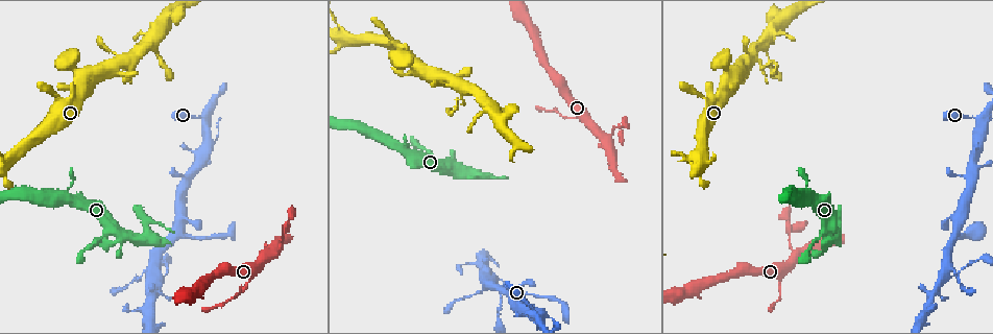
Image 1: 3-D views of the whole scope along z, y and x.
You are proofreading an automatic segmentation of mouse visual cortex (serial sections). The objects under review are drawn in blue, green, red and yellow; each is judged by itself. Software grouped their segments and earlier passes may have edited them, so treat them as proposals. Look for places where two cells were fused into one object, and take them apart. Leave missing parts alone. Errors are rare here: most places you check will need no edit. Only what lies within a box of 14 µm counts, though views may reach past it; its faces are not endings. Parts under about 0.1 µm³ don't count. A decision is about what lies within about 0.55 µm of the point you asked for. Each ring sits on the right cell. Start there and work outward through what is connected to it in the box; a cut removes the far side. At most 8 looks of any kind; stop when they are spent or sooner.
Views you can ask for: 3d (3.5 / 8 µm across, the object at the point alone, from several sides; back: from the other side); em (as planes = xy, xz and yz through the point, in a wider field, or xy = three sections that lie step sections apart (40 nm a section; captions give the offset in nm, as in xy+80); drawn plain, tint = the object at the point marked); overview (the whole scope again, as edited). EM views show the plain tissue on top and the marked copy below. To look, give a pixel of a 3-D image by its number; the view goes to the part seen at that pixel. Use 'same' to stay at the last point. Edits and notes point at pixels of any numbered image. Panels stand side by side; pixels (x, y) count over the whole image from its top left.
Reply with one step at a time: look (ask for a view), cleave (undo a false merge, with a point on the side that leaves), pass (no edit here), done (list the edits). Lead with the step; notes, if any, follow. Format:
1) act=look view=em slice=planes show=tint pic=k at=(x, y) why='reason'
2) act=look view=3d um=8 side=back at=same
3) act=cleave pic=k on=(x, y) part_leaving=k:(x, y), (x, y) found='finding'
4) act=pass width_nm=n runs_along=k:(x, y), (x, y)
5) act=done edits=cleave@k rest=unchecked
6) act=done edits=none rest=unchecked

act=look view=3d um=3.5 pic=1 at=(109, 67) why='branch point'

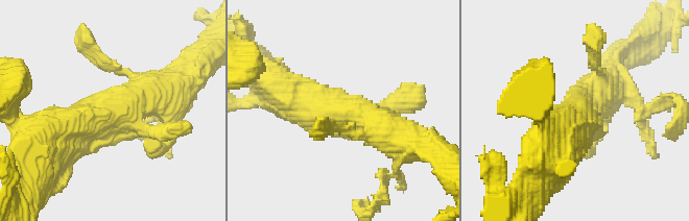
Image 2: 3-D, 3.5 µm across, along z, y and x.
act=look view=em slice=xy step=1 show=tint pic=2 at=(103, 116) why='now the EM'

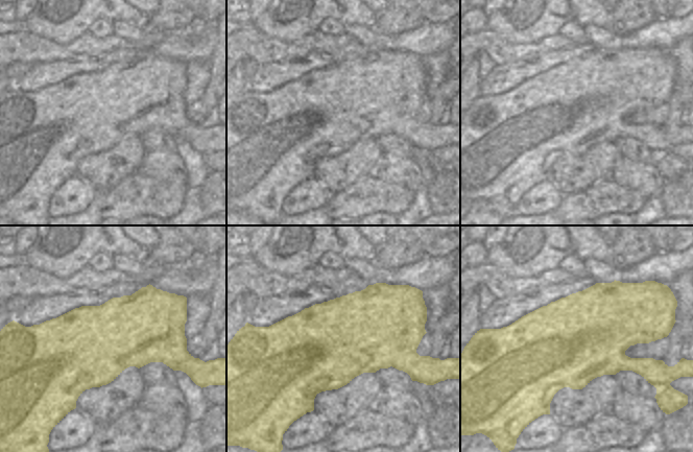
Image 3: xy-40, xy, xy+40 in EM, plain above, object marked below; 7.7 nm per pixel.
act=look view=em slice=xy step=5 show=tint at=same

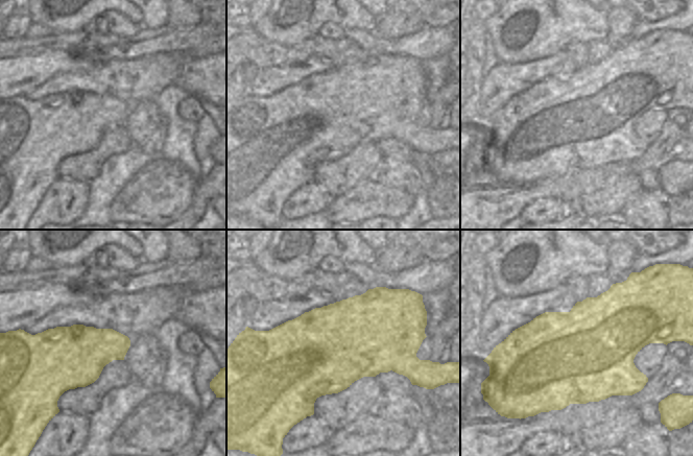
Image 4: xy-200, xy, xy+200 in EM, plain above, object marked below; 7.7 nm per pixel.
act=pass runs_along=2:(47, 148), (76, 123), (163, 91) found='continuous, no second cell'

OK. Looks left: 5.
act=look view=3d um=8 pic=1 at=(454, 165) why='a fork'

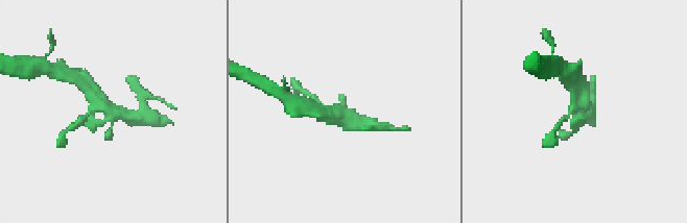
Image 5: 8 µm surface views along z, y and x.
act=look view=3d um=3.5 pic=5 at=(342, 112)

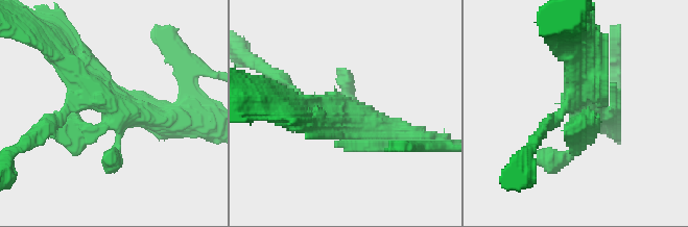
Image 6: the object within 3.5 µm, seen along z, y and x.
act=look view=em slice=xy step=5 show=tint pic=6 at=(112, 105) why='shape alone is not enough'

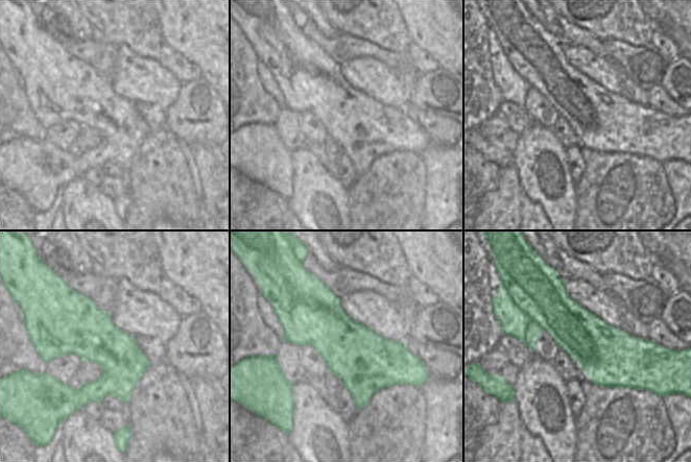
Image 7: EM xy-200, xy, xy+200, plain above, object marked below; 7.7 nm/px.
act=pass width_nm=480 runs_along=6:(56, 53), (111, 104), (171, 117) found='one cell here'

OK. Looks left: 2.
act=look view=3d um=3.5 pic=1 at=(175, 230) why='thick turns thin'

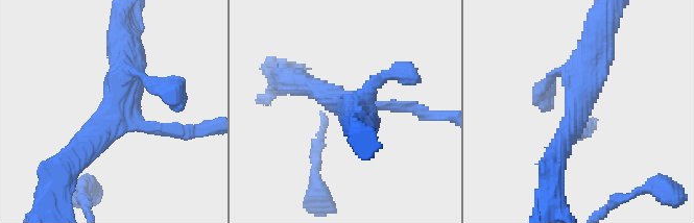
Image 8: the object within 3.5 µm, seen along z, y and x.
act=look view=em slice=xy step=5 show=tint pic=8 at=(581, 111)

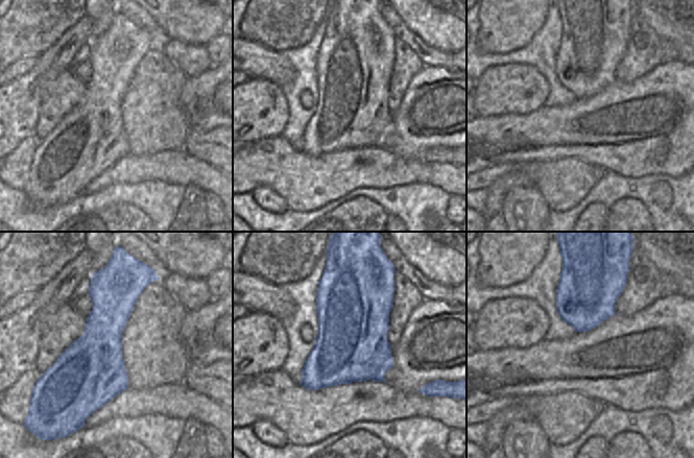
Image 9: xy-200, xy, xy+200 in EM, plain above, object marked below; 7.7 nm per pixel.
act=pass runs_along=8:(125, 43), (113, 119), (71, 160) found='one cell here'

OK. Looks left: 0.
act=done edits=none rest=unchecked

